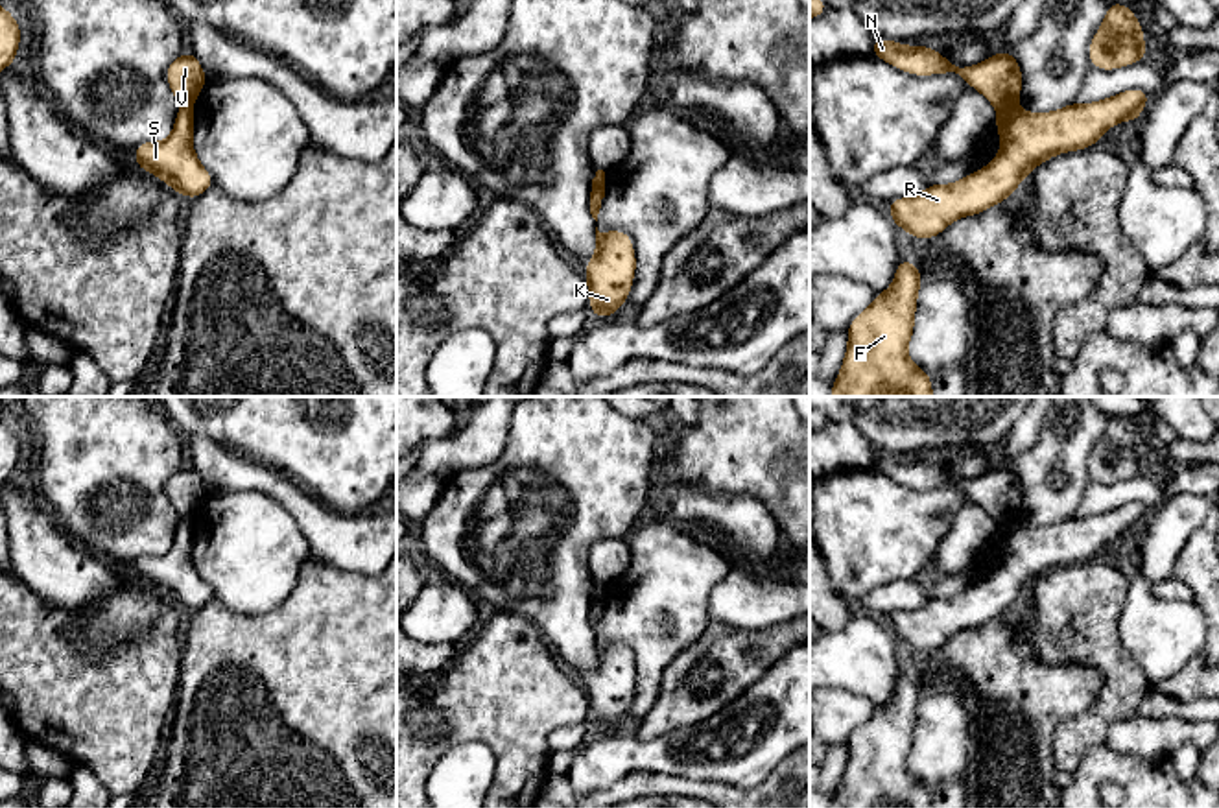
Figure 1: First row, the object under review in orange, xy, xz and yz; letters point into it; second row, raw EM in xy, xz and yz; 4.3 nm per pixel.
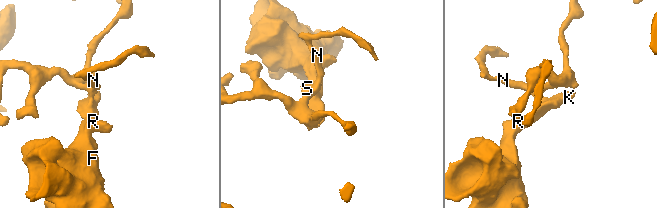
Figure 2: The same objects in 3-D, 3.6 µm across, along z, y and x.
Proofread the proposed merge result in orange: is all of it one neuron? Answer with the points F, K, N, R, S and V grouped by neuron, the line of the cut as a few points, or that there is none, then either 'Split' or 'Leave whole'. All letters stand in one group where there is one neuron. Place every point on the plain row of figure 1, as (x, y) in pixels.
Groups: F K R S / N V. Split along yz (1011, 519), (998, 526). Split

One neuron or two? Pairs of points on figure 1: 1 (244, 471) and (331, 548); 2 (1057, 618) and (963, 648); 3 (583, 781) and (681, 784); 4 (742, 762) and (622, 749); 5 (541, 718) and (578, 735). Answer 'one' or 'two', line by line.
1: one
2: two
3: two
4: one
5: two

